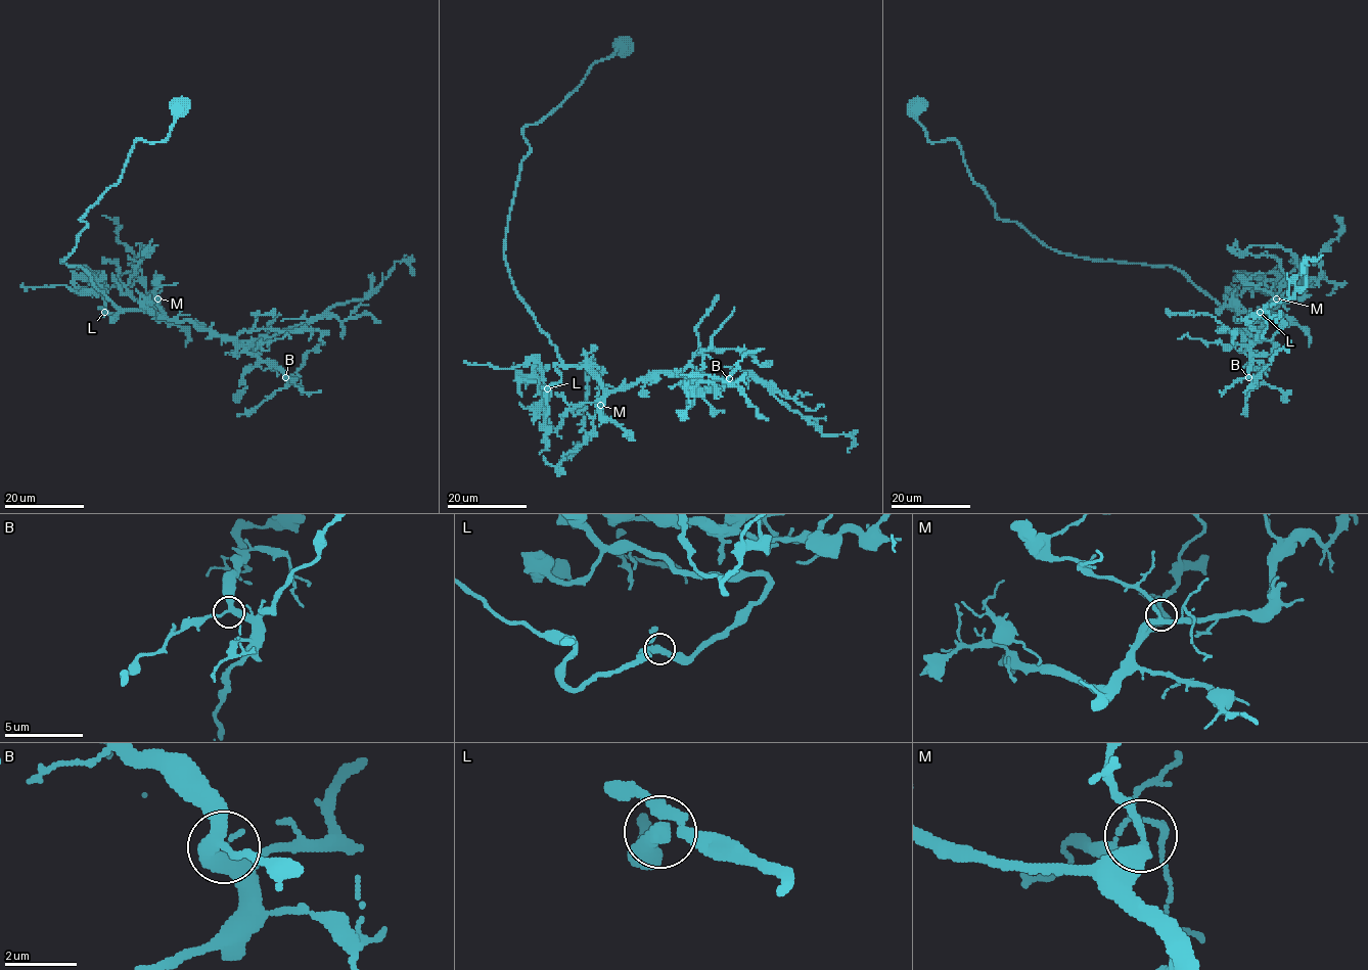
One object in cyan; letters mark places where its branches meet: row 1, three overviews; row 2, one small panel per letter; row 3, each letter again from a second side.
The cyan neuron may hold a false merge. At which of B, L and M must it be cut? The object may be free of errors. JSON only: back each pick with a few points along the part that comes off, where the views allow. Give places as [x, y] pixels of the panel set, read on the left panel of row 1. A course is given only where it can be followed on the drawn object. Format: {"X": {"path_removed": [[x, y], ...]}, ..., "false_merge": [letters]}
{"false_merge": []}

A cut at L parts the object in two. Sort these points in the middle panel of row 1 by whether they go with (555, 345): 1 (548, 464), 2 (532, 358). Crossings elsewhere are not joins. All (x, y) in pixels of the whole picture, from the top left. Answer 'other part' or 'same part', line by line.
1: same part
2: other part

